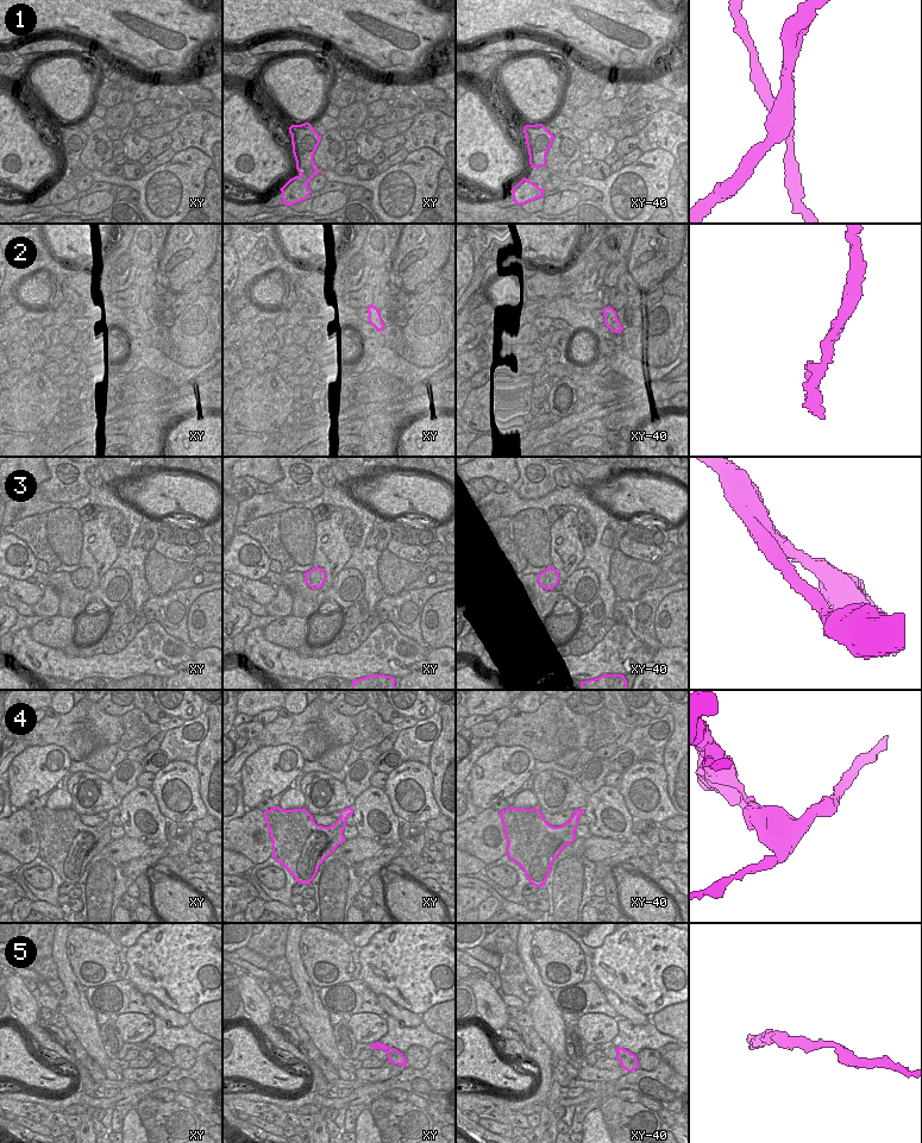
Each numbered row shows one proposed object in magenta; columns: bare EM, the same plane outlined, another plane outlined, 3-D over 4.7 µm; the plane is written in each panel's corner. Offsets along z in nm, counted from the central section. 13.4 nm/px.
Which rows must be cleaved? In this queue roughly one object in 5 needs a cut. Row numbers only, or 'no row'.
1, 4

